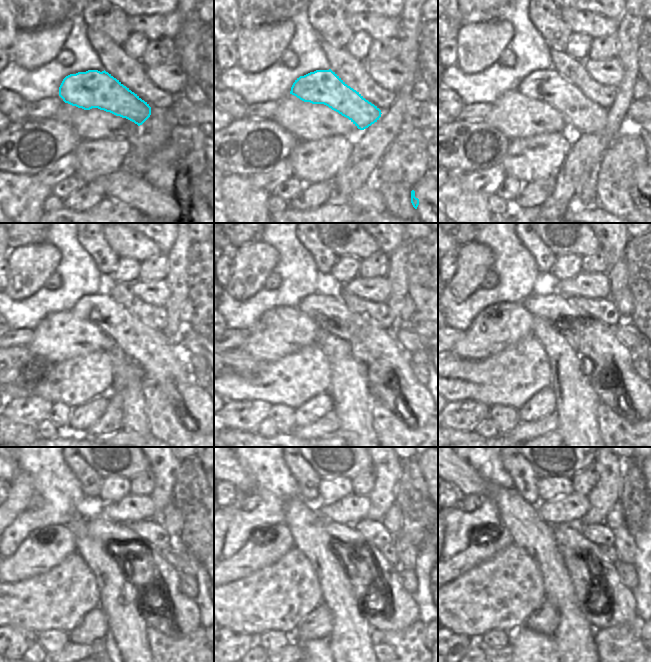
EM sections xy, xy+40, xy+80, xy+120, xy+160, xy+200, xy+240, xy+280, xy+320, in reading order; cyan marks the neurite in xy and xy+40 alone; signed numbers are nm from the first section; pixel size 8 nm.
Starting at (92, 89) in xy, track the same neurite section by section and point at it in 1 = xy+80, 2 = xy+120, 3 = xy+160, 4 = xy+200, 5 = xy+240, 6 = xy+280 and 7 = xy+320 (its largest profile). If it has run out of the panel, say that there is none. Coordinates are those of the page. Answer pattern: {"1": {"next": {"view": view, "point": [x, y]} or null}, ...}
{"1": {"next": {"view": "xy+80", "point": [548, 86]}}, "2": {"next": {"view": "xy+120", "point": [163, 367]}}, "3": {"next": {"view": "xy+160", "point": [391, 380]}}, "4": {"next": {"view": "xy+200", "point": [616, 383]}}, "5": {"next": {"view": "xy+240", "point": [160, 599]}}, "6": {"next": {"view": "xy+280", "point": [386, 605]}}, "7": {"next": {"view": "xy+320", "point": [605, 601]}}}

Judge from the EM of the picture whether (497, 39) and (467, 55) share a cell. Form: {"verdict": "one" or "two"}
{"verdict": "one"}

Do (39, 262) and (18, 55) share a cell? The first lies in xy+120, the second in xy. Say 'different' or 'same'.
same

